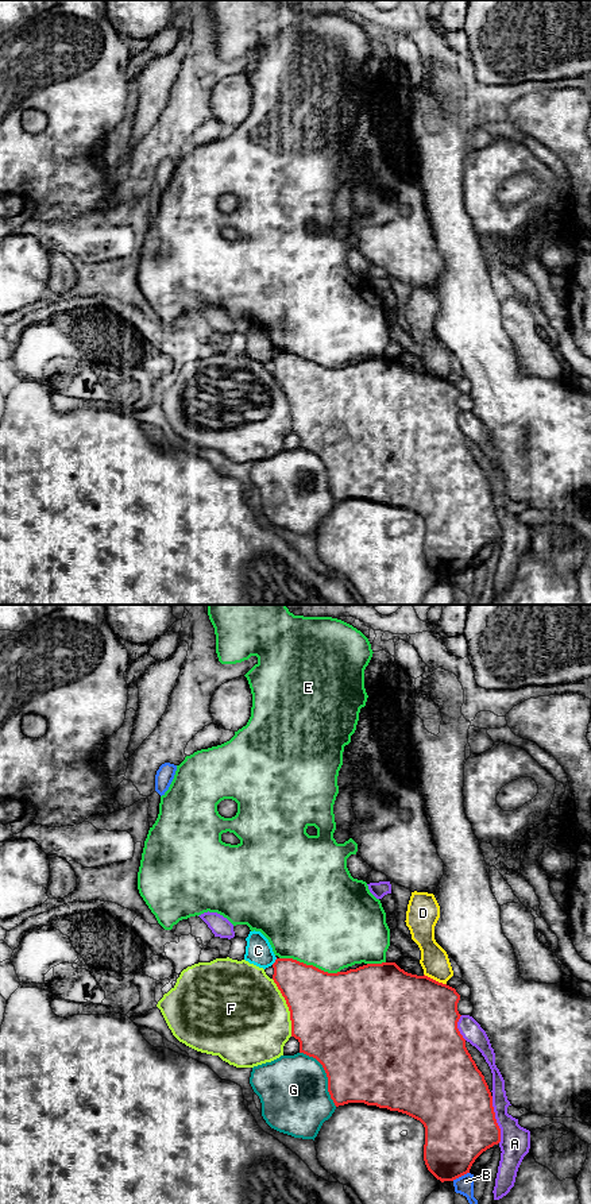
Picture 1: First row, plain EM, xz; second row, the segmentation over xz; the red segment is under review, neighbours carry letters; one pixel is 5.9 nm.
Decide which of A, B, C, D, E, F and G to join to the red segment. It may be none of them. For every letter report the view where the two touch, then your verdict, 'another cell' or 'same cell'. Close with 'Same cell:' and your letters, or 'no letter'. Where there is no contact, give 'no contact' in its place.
A: meets red in xz; another cell
B: meets red in xz; another cell
C: meets red in xz; another cell
D: meets red in xz; another cell
E: meets red in xz; another cell
F: meets red in xz; another cell
G: meets red in xz; another cell
Same cell: no letter

